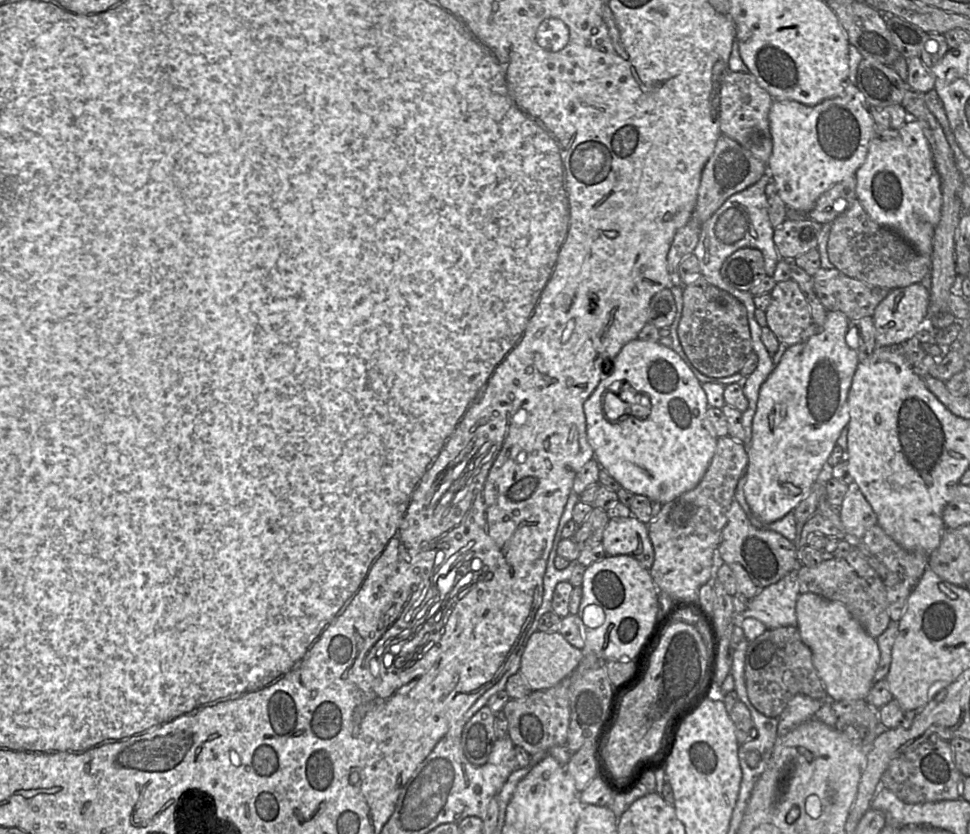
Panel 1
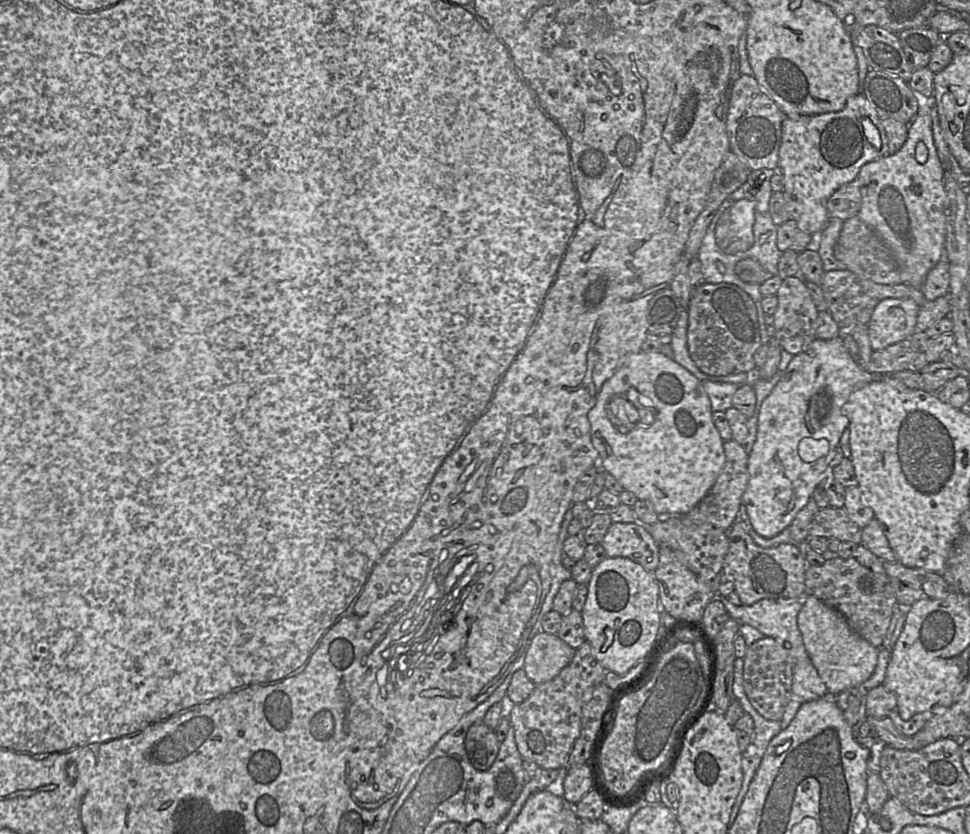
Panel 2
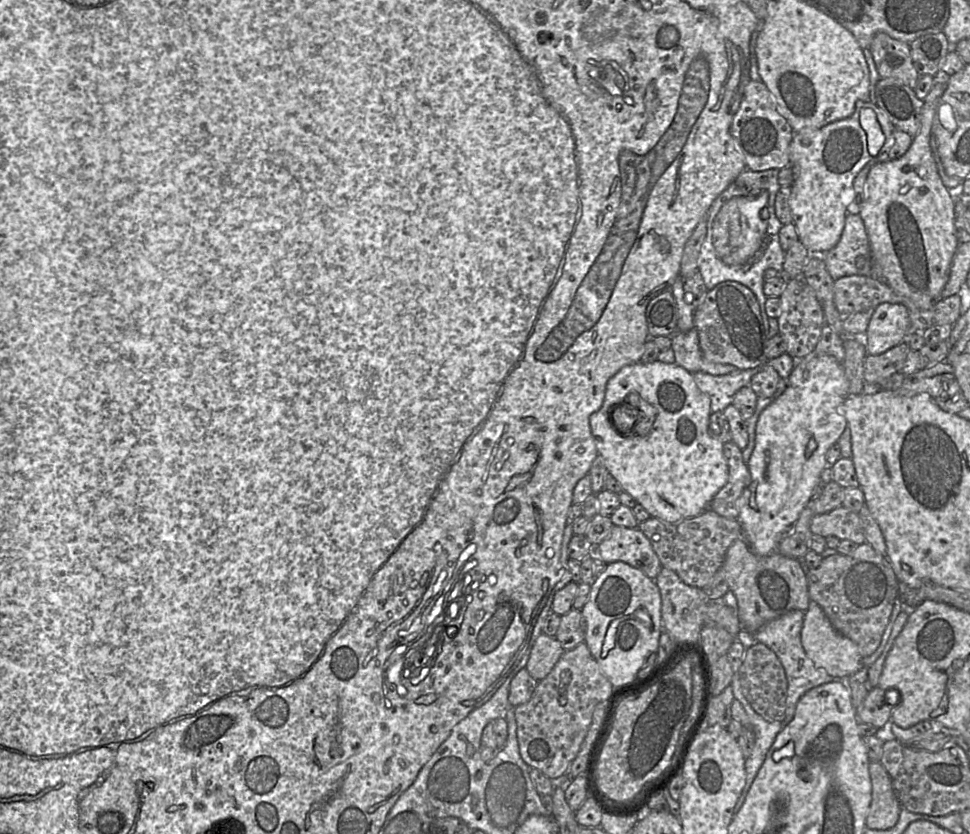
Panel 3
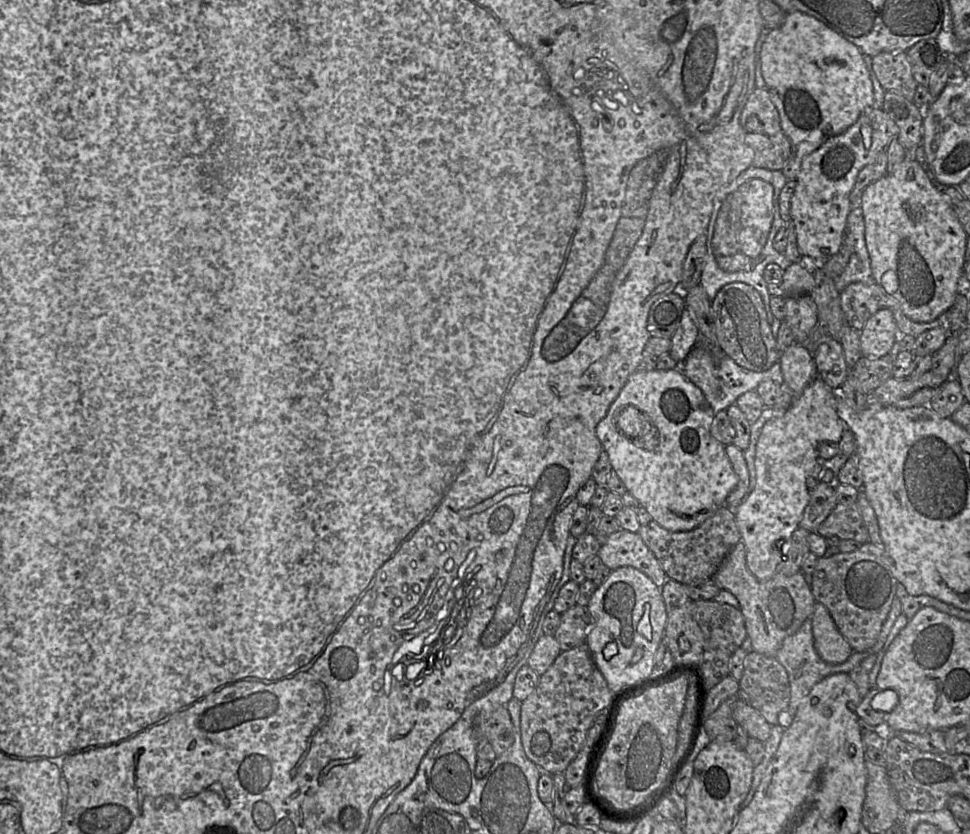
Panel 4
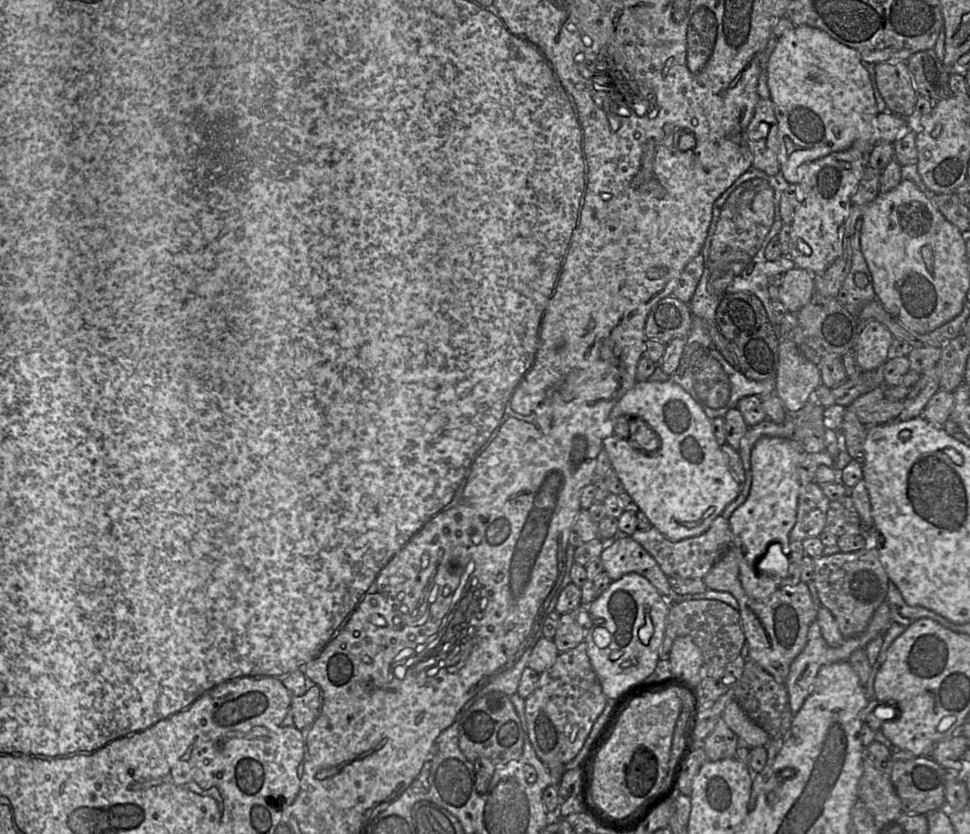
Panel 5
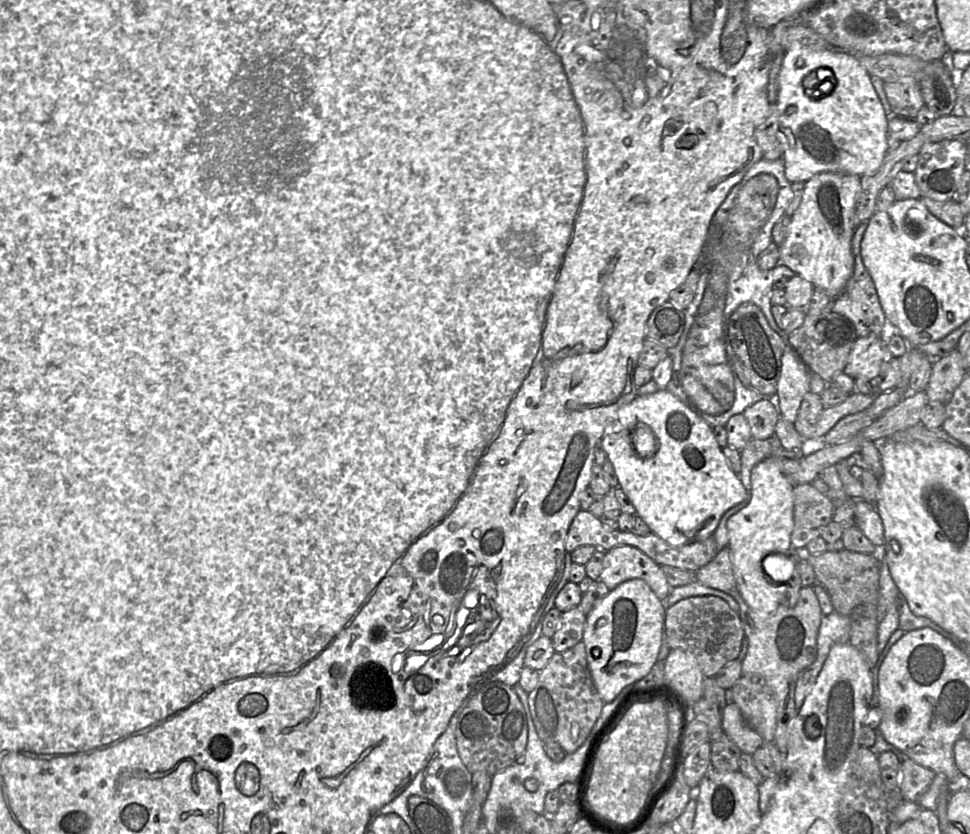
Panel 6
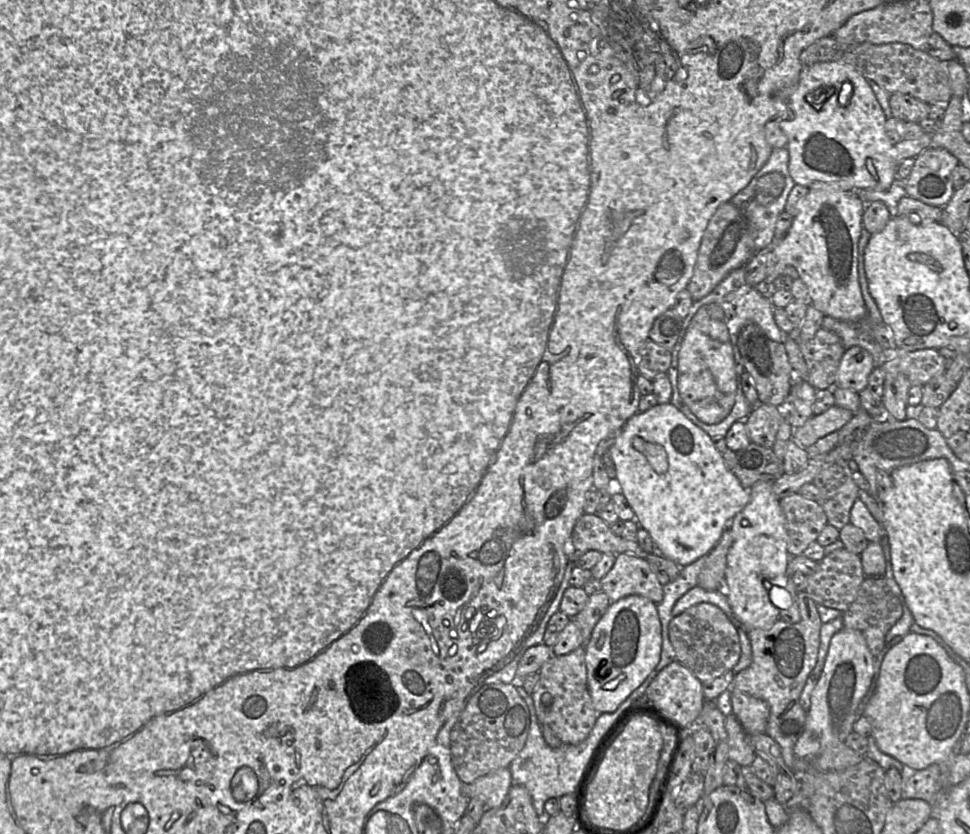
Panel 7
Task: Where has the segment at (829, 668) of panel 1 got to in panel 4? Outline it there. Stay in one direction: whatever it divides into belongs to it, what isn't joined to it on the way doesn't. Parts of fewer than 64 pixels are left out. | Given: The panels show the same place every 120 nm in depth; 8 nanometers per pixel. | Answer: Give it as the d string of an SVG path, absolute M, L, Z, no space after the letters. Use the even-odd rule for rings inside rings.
M816 602L811 619L814 647L820 658L830 664L845 662L853 649L839 632L828 609Z

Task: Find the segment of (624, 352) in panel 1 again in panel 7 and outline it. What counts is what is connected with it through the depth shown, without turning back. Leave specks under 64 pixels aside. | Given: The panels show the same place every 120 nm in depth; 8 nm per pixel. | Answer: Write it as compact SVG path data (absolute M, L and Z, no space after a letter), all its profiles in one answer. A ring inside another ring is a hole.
M671 403L656 404L645 412L633 415L616 433L616 438L609 449L609 454L616 468L616 480L636 514L637 523L640 527L648 531L656 545L657 552L673 560L681 567L685 567L701 556L707 555L722 537L726 522L741 512L750 500L749 490L743 488L737 477L727 468L722 458L722 453L717 451L712 438L704 430L686 418Z

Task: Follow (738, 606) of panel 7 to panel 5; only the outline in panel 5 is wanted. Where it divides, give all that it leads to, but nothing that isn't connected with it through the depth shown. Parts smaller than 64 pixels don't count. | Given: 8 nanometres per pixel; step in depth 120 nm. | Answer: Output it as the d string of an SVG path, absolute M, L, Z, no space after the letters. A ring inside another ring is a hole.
M764 436L751 453L752 486L747 500L729 518L733 533L732 547L738 555L739 577L746 593L755 600L769 598L780 585L780 577L761 572L757 564L772 543L790 547L789 534L797 520L801 488L798 466L805 458L801 445L793 438Z

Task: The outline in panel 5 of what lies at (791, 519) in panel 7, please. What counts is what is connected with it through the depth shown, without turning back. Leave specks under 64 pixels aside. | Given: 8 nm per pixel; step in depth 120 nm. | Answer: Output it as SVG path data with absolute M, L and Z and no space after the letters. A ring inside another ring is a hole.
M815 481L801 485L797 520L792 528L790 541L804 541L807 538L818 537L823 532L830 500Z

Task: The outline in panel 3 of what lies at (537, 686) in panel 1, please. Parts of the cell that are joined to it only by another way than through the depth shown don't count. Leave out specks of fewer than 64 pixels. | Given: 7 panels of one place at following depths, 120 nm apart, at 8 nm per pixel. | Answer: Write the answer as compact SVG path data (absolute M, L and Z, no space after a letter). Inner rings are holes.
M542 633L532 646L525 668L539 682L551 672L563 652L564 649L555 636Z

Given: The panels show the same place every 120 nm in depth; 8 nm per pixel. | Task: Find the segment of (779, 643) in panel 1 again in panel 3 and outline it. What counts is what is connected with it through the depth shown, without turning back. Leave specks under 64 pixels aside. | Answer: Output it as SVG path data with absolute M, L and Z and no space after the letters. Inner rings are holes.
M763 643L754 644L746 649L738 674L742 692L752 708L767 721L782 722L785 718L788 681L775 652Z

